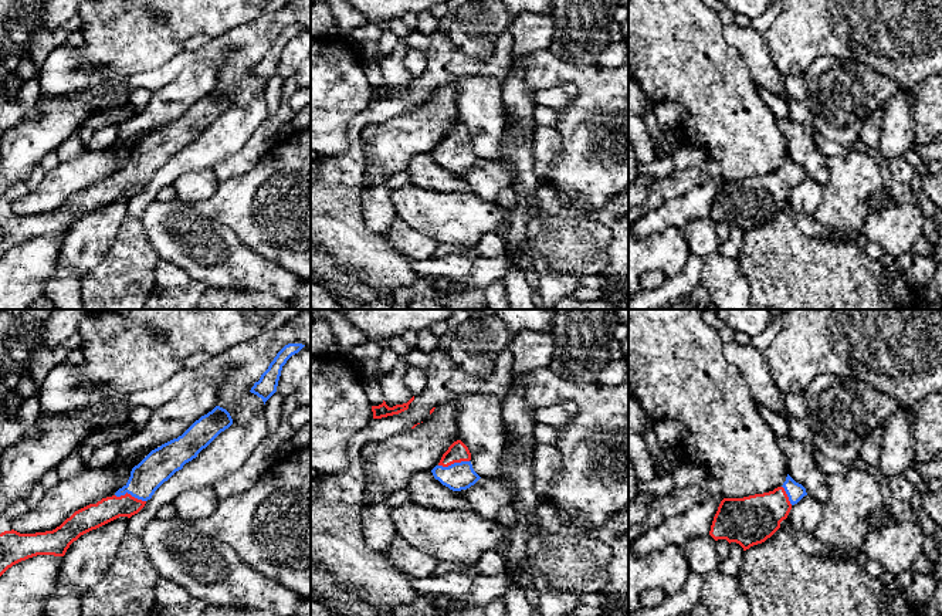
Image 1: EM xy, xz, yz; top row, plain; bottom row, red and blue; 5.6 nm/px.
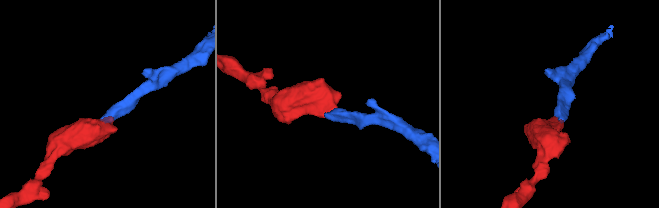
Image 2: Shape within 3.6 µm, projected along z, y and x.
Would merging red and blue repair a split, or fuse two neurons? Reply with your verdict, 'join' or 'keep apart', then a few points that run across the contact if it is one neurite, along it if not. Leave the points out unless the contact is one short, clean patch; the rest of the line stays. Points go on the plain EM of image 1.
join | xy (94, 198), (118, 188), (129, 176), (159, 146)

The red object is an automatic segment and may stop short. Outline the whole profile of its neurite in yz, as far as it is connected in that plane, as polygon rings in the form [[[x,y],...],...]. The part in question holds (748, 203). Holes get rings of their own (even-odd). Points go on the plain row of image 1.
[[[789,156],[782,169],[743,180],[724,180],[714,199],[709,217],[739,226],[743,233],[765,224],[787,200],[792,189],[804,177],[806,170]]]

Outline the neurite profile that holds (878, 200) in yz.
[[[877,192],[868,199],[868,203],[871,204],[874,211],[880,211],[890,204],[894,204],[895,202],[887,193]]]

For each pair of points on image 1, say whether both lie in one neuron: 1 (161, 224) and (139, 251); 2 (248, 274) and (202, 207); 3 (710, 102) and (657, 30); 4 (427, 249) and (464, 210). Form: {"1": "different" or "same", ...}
{"1": "different", "2": "different", "3": "same", "4": "different"}

